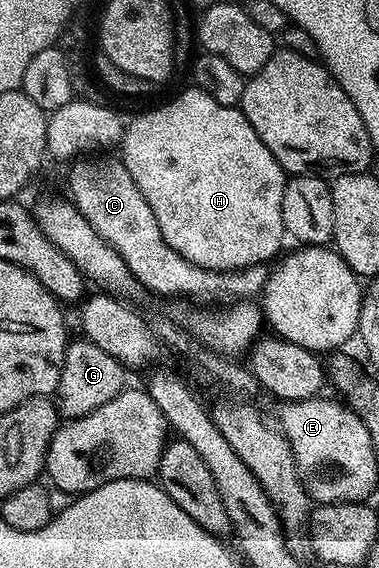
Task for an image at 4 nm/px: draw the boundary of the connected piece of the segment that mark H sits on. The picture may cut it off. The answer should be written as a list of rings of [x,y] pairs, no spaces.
[[[198,88],[190,89],[181,91],[172,102],[167,102],[164,106],[157,107],[156,110],[147,110],[144,114],[137,115],[131,123],[130,121],[126,123],[121,143],[123,164],[133,176],[133,181],[141,190],[141,195],[152,208],[165,243],[169,244],[169,247],[185,260],[199,265],[203,269],[223,271],[241,270],[251,265],[270,263],[284,249],[282,246],[285,231],[281,220],[281,196],[285,192],[288,175],[281,168],[281,164],[277,164],[273,152],[269,152],[269,148],[265,148],[265,144],[261,144],[261,136],[257,136],[257,132],[253,132],[253,124],[249,124],[249,120],[245,120],[243,112],[238,106],[217,104],[217,100],[213,100],[213,96],[209,96],[205,91]]]

